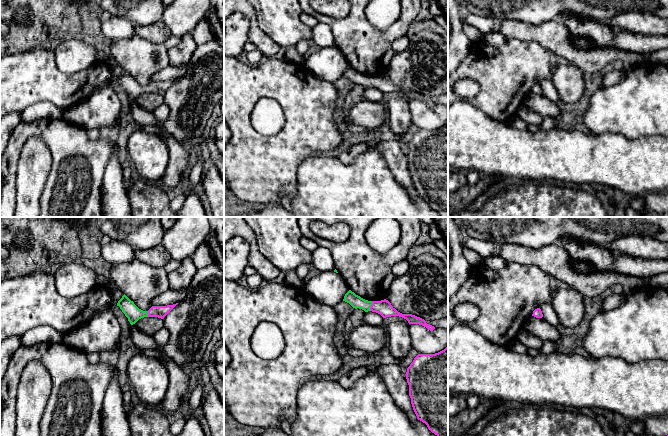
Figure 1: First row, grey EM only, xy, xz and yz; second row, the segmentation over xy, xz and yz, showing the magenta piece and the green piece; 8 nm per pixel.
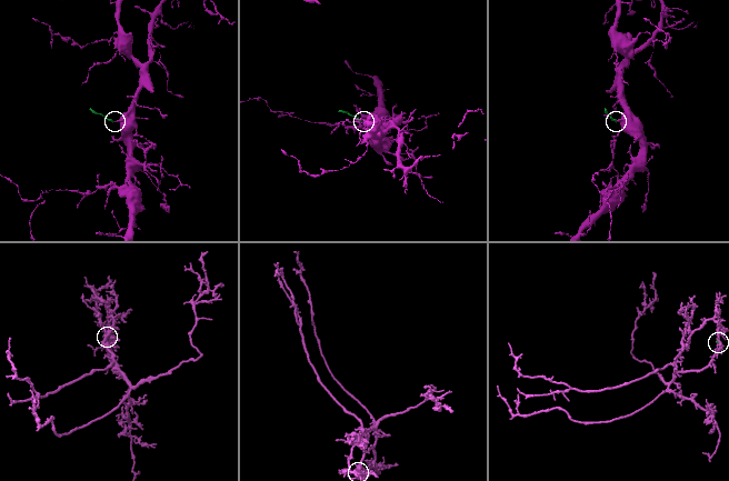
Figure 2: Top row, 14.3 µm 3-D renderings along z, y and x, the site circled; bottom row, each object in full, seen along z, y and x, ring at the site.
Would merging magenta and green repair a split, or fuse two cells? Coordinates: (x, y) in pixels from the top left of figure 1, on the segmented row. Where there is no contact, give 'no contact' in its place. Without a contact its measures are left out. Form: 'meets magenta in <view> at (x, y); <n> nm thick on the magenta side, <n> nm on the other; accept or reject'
meets magenta in xz at (371, 306); 120 nm thick on the magenta side, 100 nm on the other; accept

